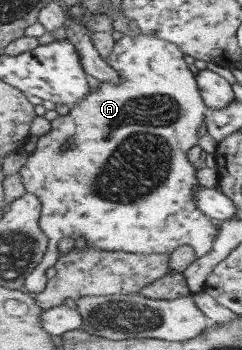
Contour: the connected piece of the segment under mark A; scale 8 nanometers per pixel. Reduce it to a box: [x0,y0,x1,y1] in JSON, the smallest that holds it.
[19,33,220,292]

